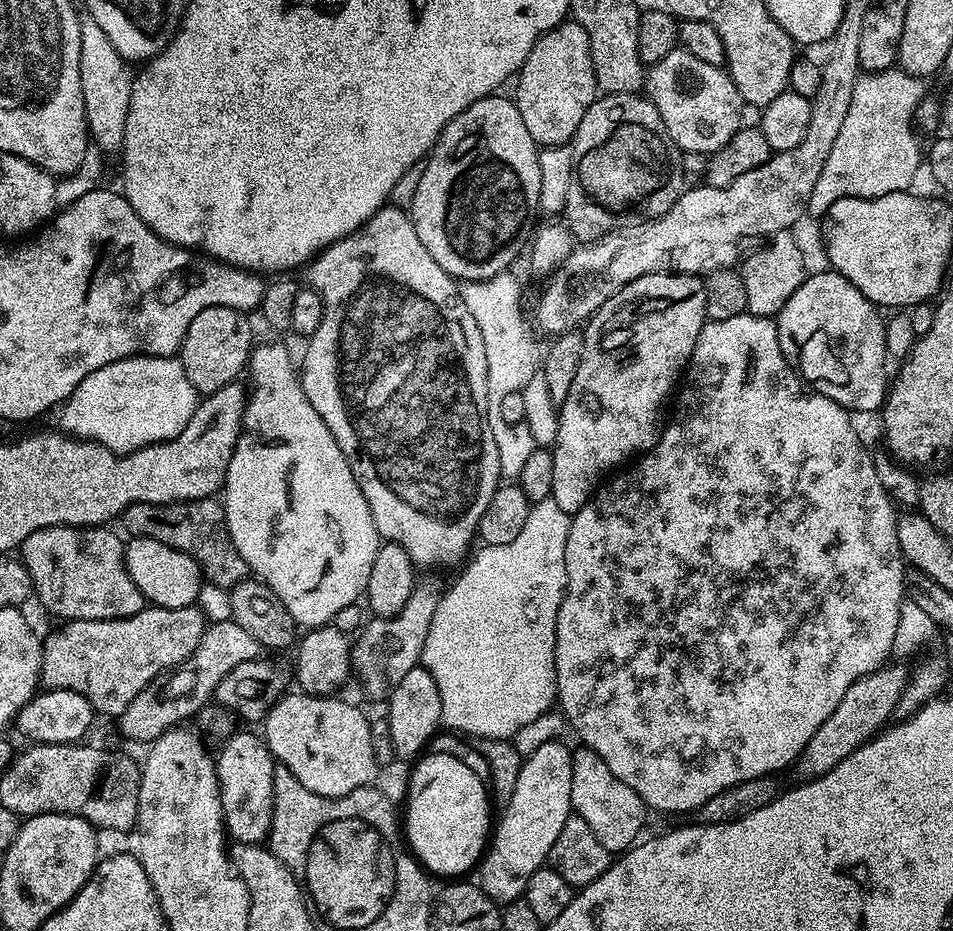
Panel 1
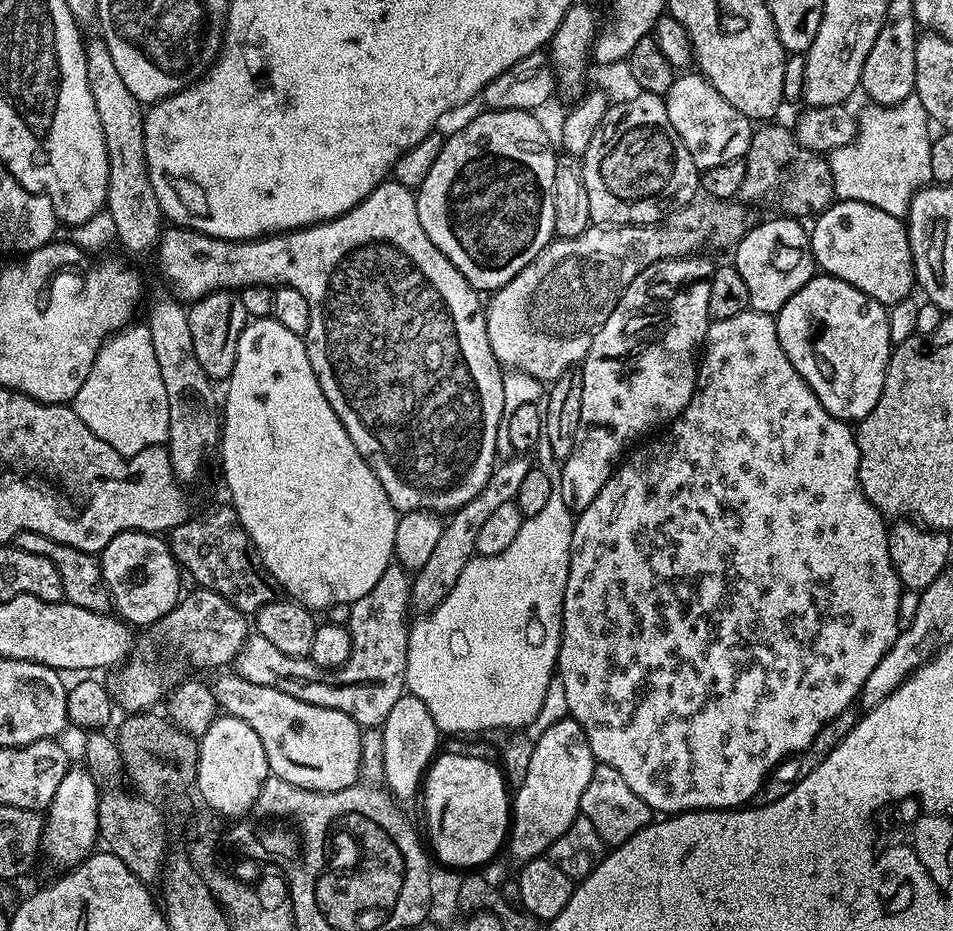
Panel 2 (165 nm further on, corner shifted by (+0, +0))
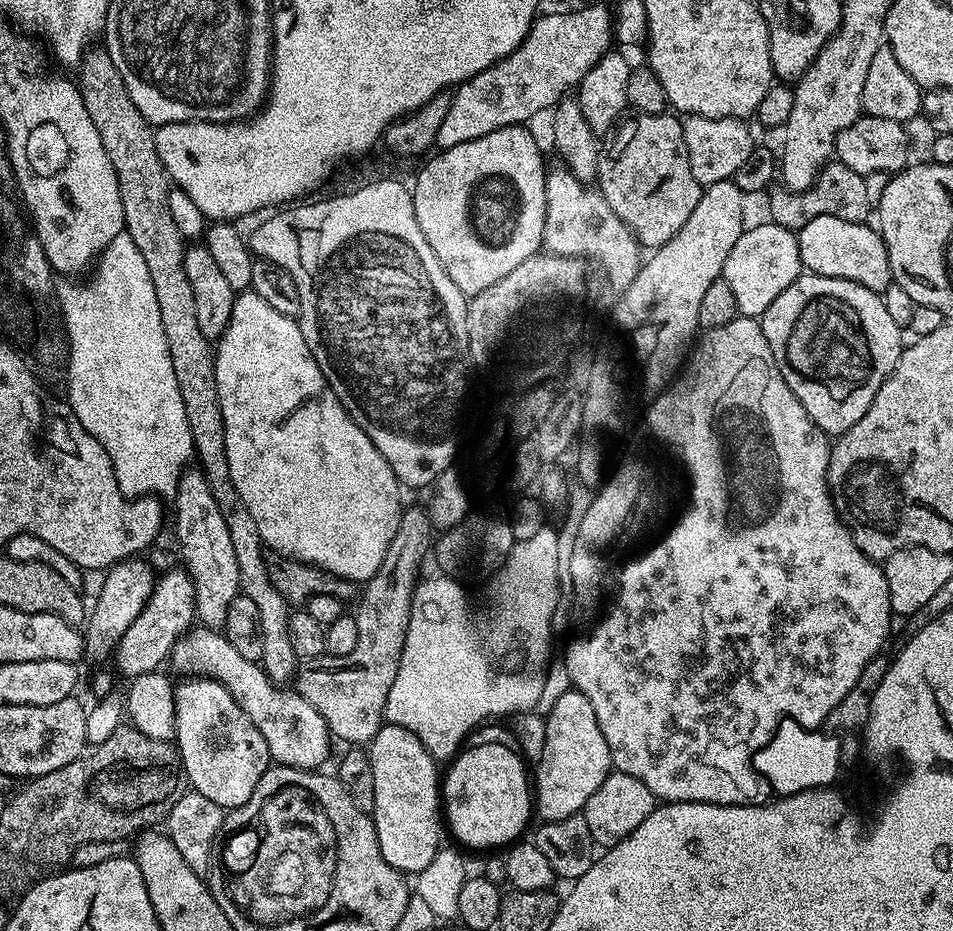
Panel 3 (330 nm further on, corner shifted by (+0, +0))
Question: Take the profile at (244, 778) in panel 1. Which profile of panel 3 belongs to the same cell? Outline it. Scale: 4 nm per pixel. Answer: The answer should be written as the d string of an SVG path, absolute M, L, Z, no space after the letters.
M196 678L193 684L184 684L175 689L176 694L176 735L174 747L180 754L180 763L184 765L184 775L191 791L210 798L210 802L218 802L218 806L231 810L250 802L250 794L254 794L254 786L258 786L258 778L266 774L270 766L270 757L266 738L246 718L242 706L234 702L230 690L223 688L216 680Z

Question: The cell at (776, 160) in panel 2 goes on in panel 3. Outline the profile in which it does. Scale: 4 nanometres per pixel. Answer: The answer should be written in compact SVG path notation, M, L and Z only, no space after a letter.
M837 160L829 161L825 165L824 171L816 177L815 183L803 192L797 194L791 190L781 190L772 196L772 216L771 223L781 224L783 228L799 230L819 216L833 216L842 218L846 222L855 224L867 221L868 212L873 211L870 199L867 198L867 182L865 177L845 164Z

